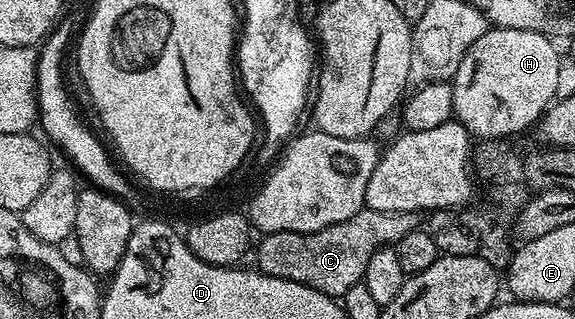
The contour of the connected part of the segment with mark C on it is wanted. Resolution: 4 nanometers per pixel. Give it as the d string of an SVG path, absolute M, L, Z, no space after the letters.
M364 207L360 212L355 213L351 218L347 218L347 222L339 222L327 226L323 230L315 230L314 232L266 232L260 237L261 241L256 241L255 252L257 248L257 264L256 271L263 273L265 276L274 276L275 278L287 278L291 282L299 282L303 286L311 286L315 290L319 290L323 294L340 298L347 294L347 290L351 290L351 286L362 283L367 270L367 262L371 262L371 254L375 254L380 248L386 246L395 246L399 242L399 238L403 238L403 234L411 234L416 228L422 227L422 217L416 212L384 212L383 210L371 210Z

